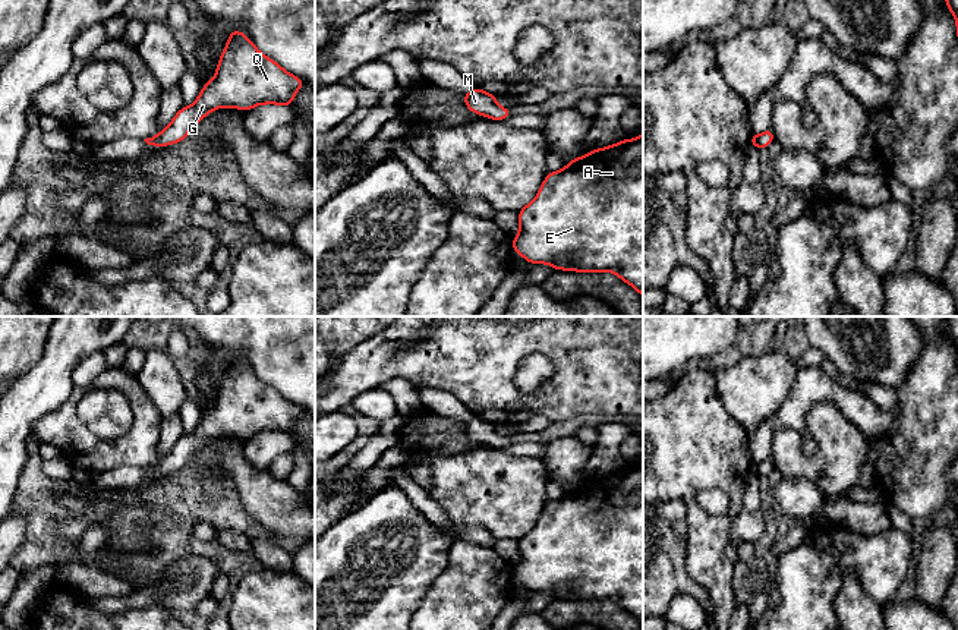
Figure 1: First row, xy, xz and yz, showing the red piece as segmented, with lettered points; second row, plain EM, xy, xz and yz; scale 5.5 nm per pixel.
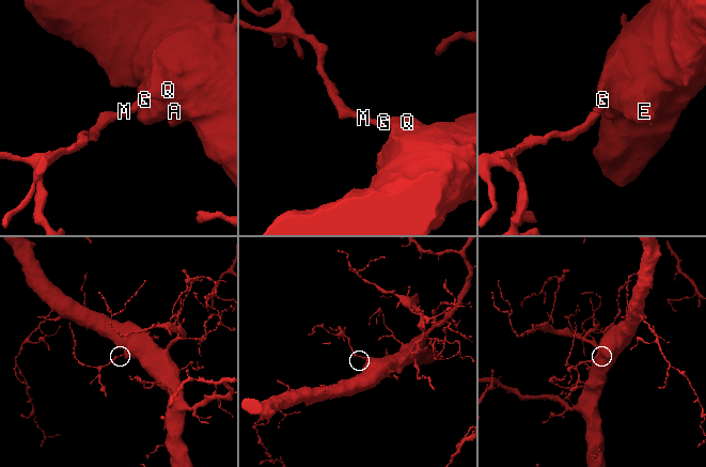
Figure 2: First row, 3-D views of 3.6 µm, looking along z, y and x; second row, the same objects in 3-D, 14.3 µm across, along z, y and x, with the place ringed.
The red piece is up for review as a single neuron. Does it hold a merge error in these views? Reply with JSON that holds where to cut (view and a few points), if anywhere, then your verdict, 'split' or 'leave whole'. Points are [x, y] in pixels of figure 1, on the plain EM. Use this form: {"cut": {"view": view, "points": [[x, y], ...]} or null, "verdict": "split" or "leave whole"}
{"cut": null, "verdict": "leave whole"}

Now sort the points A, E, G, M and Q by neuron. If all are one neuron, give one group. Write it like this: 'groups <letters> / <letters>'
groups A E G M Q

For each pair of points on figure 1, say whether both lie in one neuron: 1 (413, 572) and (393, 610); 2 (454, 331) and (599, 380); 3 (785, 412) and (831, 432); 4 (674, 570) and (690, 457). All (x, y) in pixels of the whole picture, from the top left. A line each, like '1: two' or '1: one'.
1: one
2: one
3: two
4: two

